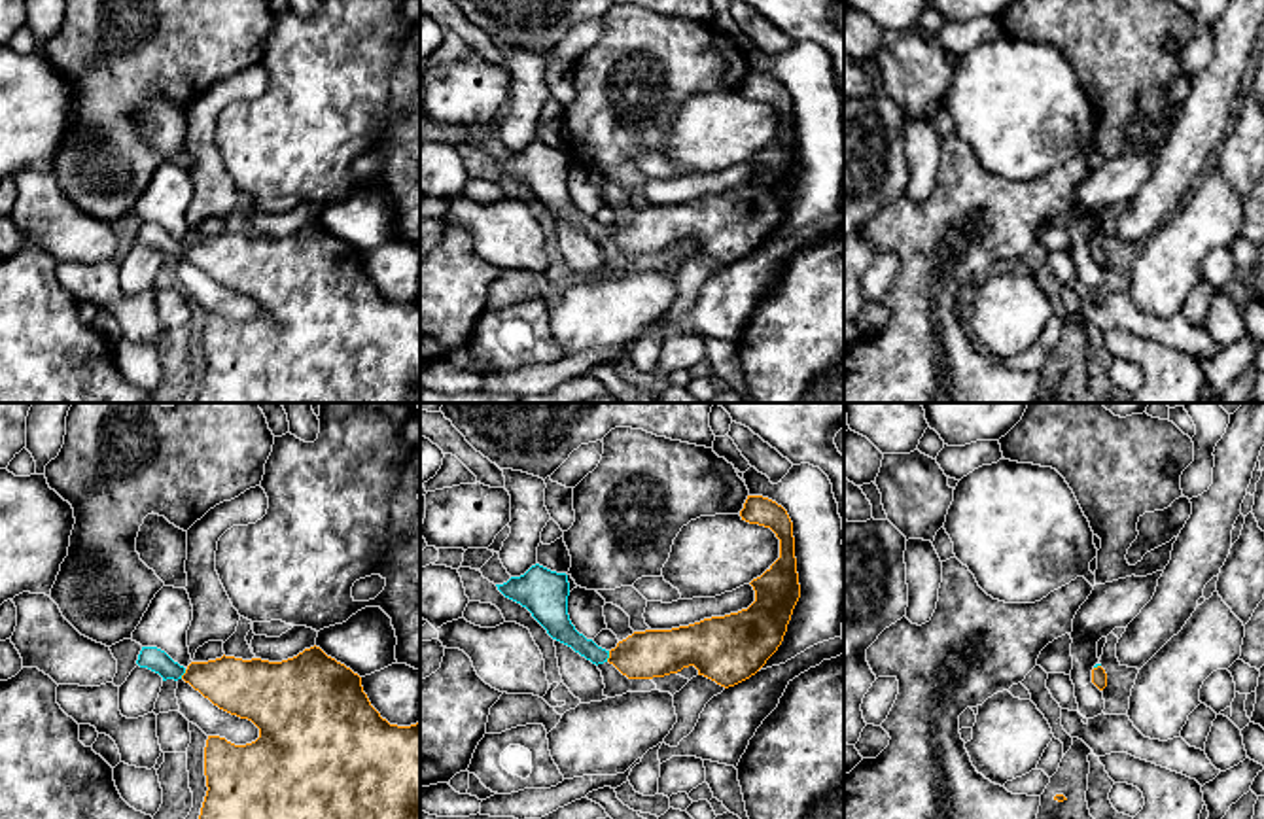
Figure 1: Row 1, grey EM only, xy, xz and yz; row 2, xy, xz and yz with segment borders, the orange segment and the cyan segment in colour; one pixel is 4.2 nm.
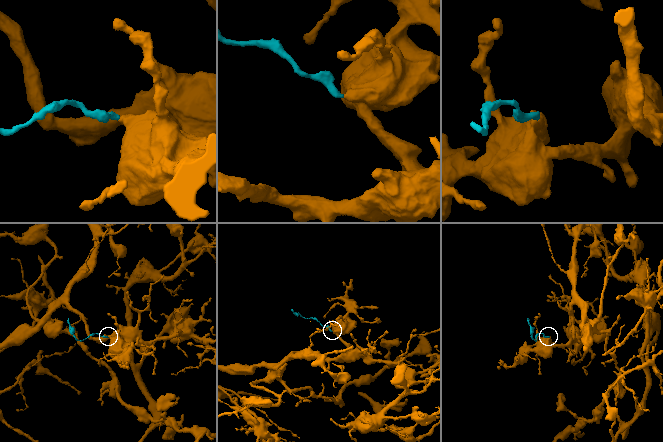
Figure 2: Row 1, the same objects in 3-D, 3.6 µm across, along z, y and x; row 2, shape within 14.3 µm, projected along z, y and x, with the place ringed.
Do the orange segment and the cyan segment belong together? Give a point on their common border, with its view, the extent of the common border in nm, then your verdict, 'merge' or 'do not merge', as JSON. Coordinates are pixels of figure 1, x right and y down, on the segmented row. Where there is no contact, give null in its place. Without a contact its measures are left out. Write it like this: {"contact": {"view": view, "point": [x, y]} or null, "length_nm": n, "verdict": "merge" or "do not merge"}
{"contact": {"view": "xz", "point": [610, 657]}, "length_nm": 50, "verdict": "merge"}

